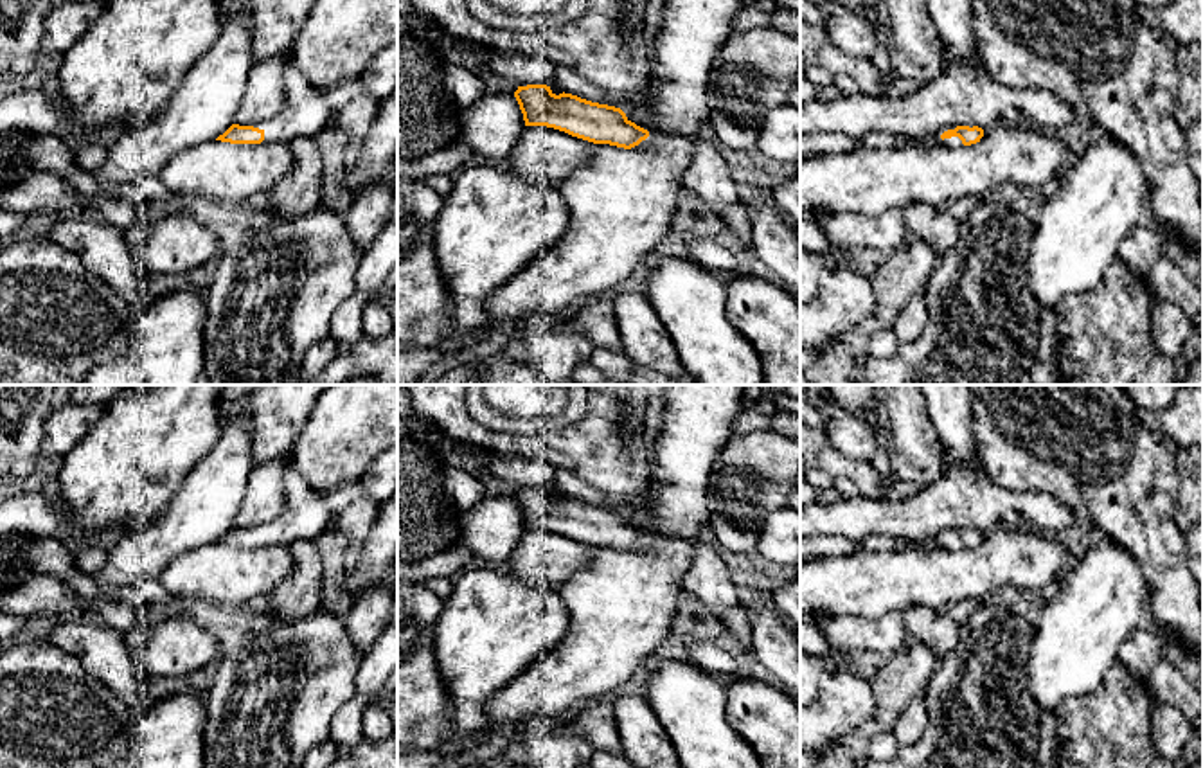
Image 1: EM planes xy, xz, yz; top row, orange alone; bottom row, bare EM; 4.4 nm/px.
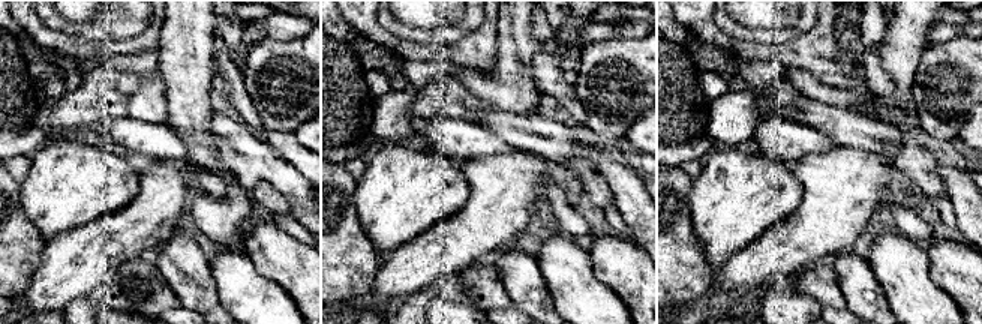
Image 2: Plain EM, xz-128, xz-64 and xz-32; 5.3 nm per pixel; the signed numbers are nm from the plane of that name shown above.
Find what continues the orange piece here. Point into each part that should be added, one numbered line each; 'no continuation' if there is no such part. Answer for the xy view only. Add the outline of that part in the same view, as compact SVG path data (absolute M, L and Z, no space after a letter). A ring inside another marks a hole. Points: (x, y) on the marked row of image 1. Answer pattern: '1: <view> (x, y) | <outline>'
1: xy (306, 112) | M291 52L282 56L286 74L286 99L279 115L266 122L264 142L290 144L297 137L313 137L327 126L336 126L324 94L315 88L293 63Z

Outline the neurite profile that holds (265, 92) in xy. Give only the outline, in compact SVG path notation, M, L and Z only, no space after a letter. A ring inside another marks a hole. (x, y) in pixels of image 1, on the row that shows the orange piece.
M284 59L255 61L248 70L245 95L236 113L236 124L254 126L279 115L286 99Z

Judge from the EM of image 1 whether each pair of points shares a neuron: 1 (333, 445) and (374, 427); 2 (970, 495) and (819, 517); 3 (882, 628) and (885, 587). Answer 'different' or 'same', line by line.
1: same
2: same
3: different

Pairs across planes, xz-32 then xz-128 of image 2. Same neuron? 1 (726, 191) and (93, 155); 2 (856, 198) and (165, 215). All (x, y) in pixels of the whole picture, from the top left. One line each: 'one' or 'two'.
1: one
2: one

